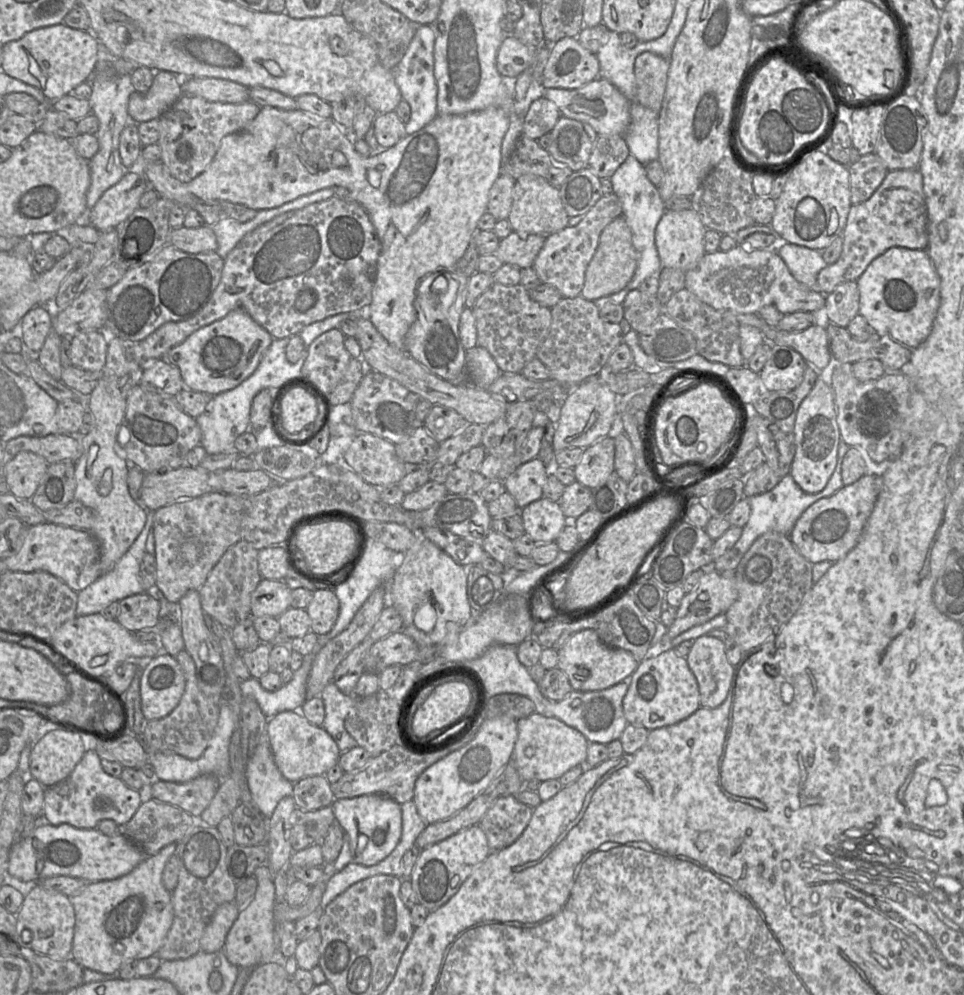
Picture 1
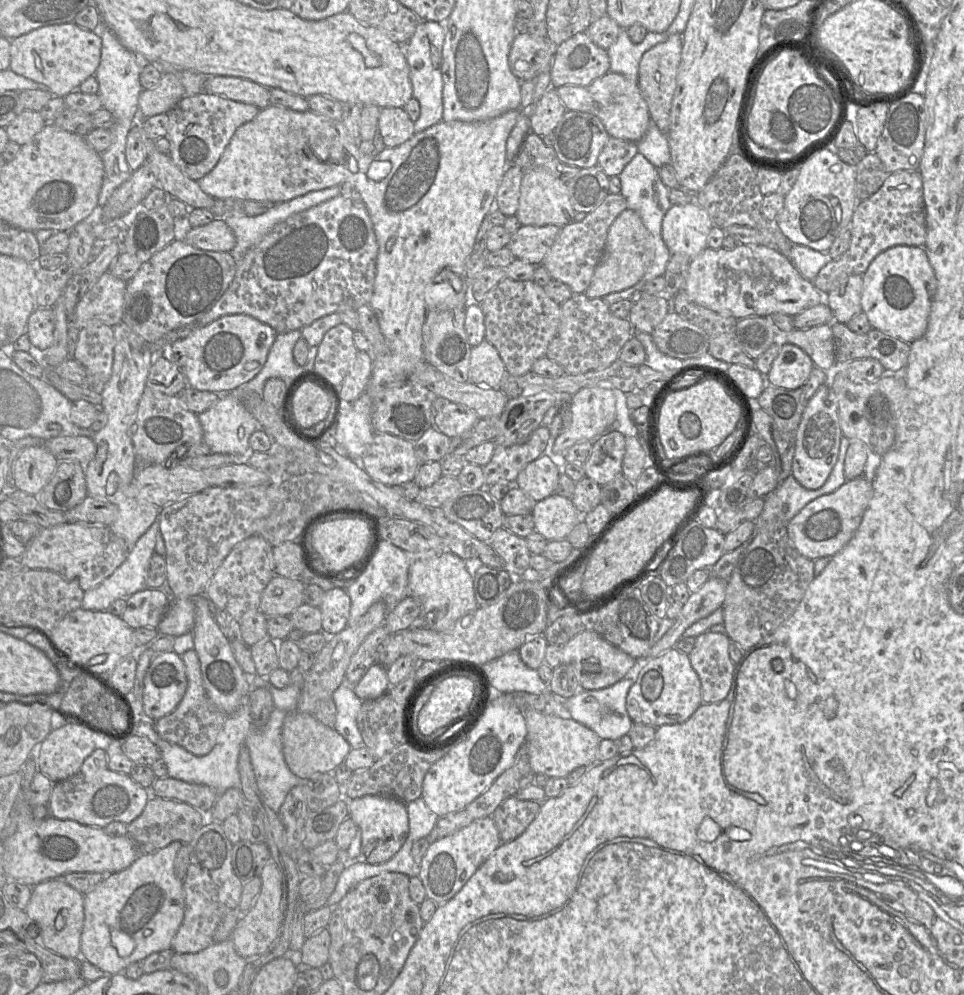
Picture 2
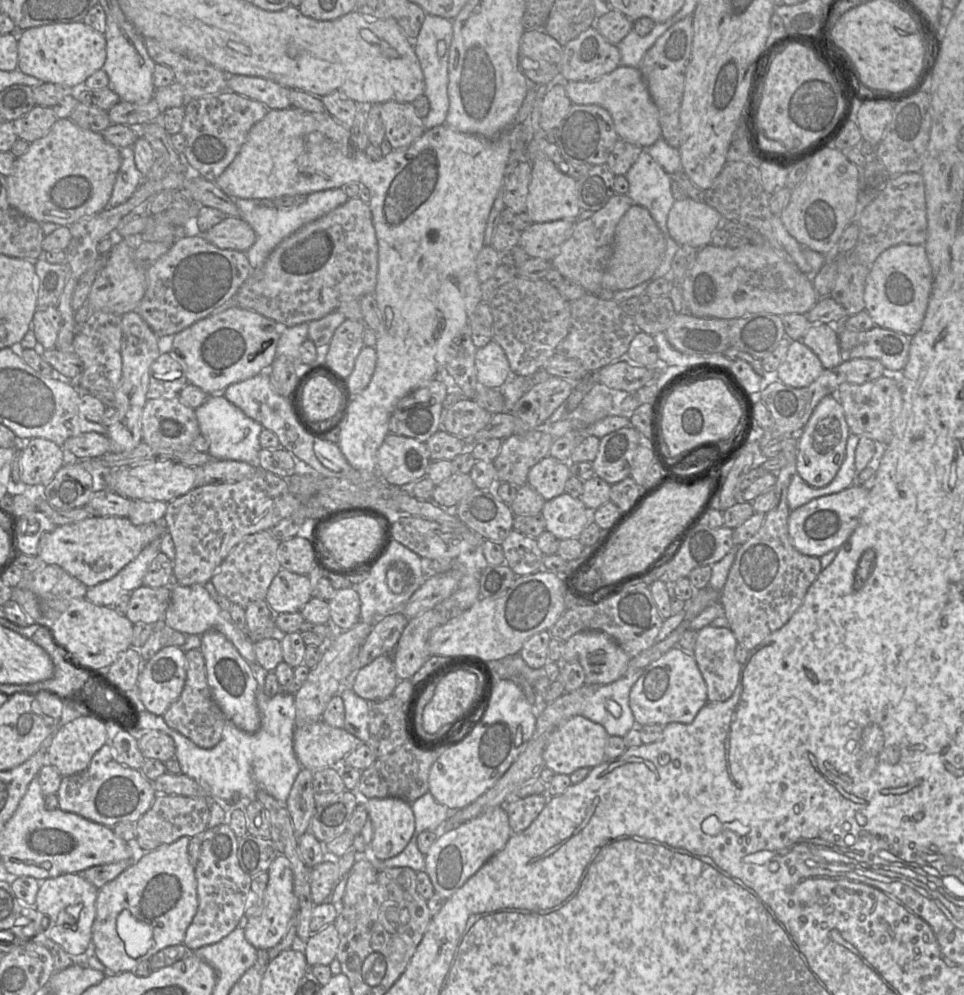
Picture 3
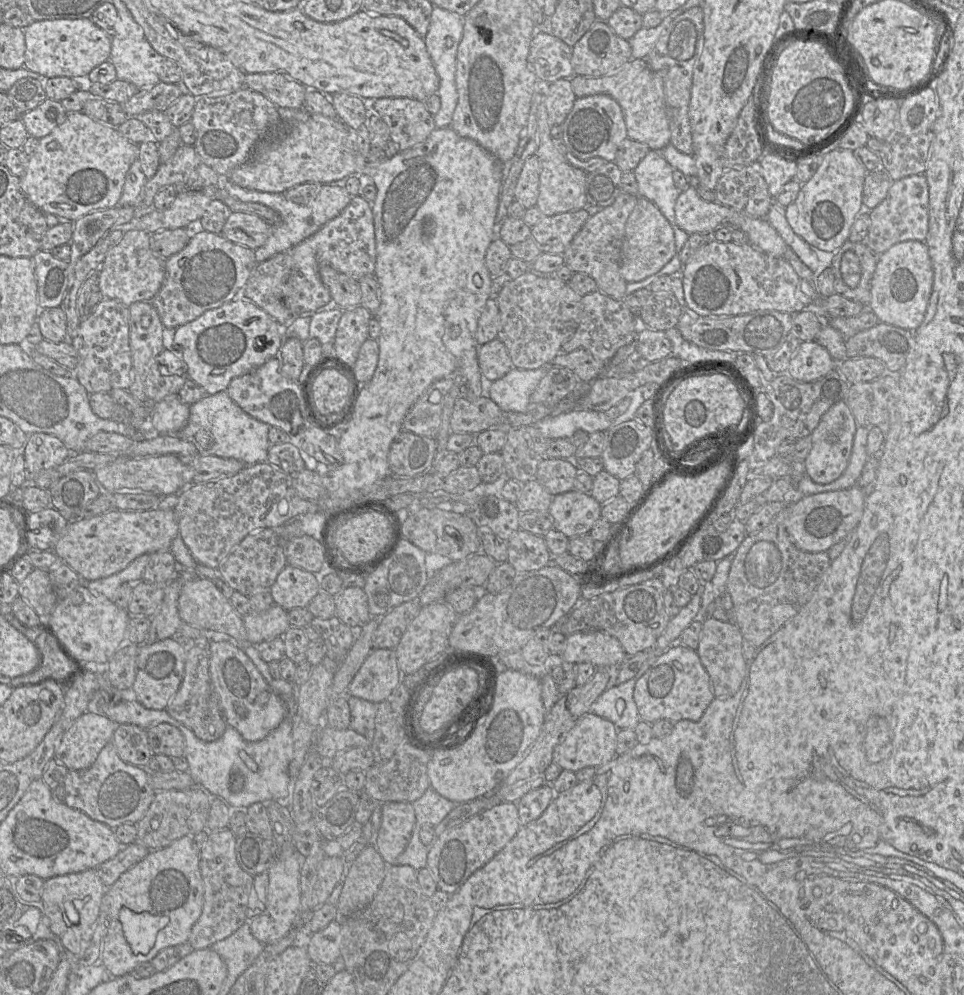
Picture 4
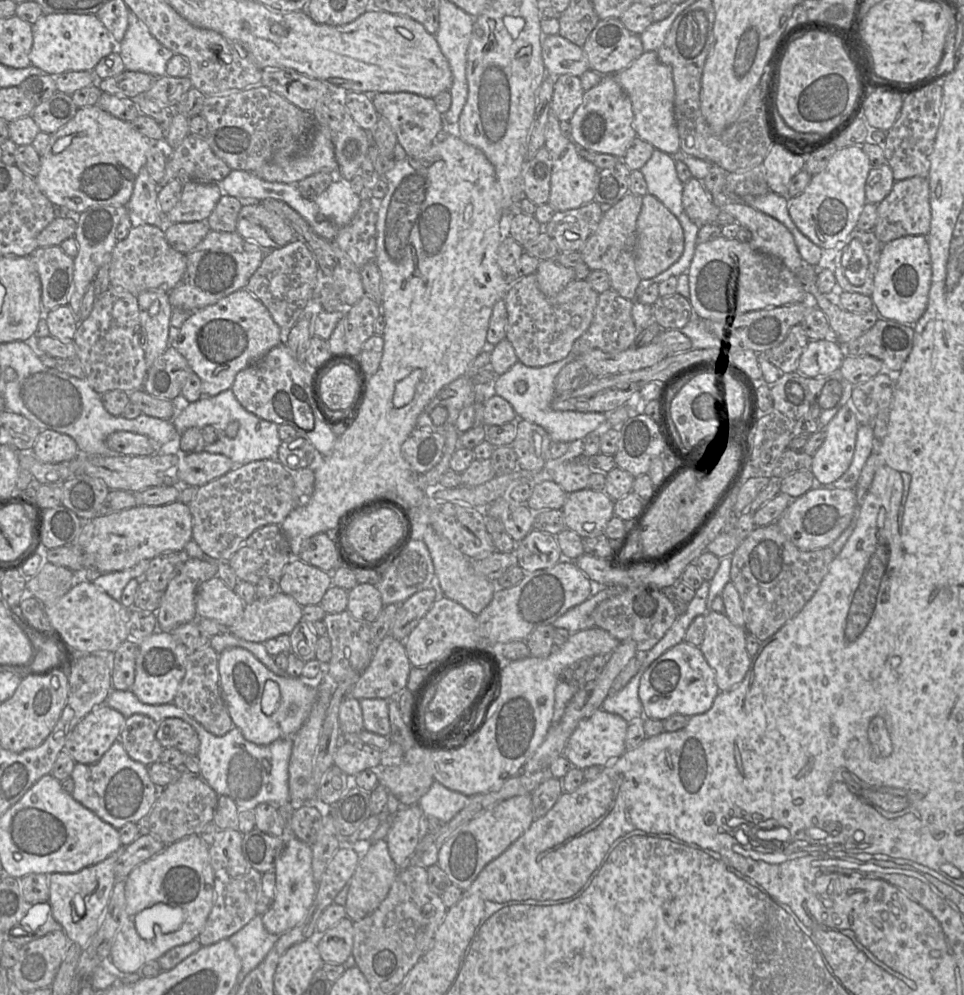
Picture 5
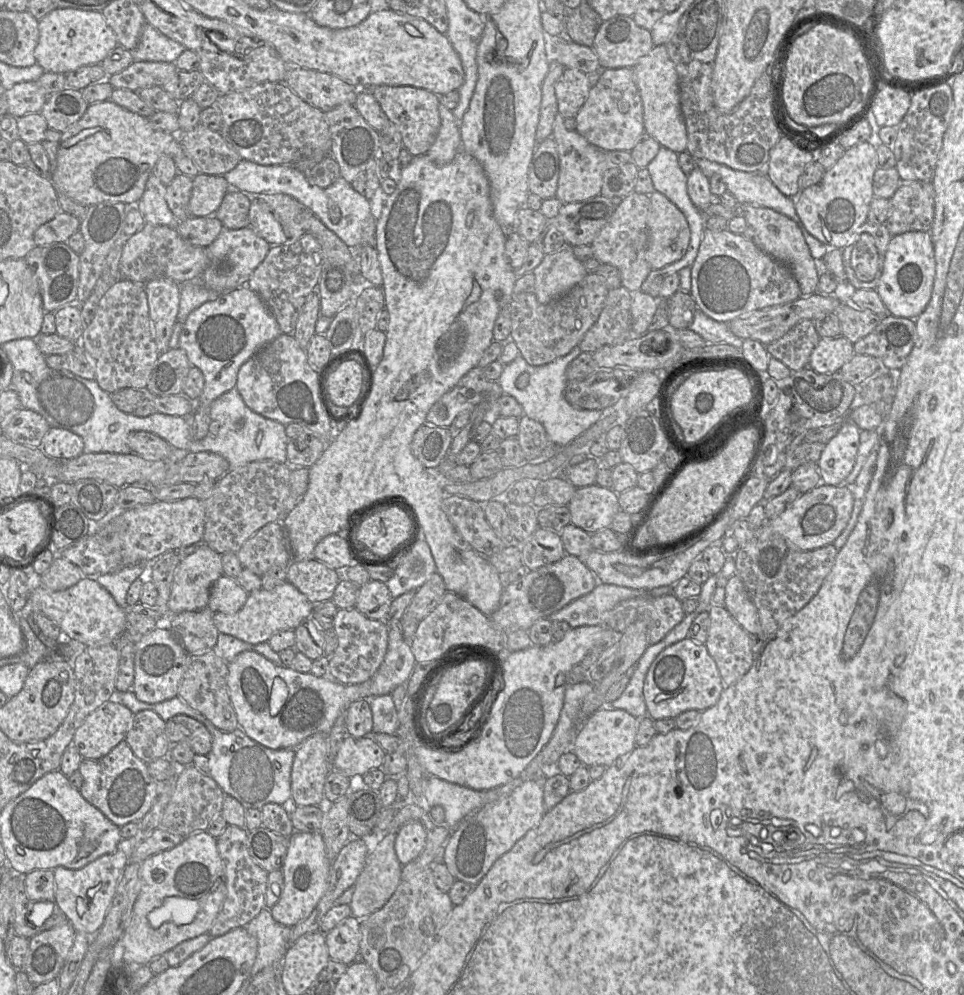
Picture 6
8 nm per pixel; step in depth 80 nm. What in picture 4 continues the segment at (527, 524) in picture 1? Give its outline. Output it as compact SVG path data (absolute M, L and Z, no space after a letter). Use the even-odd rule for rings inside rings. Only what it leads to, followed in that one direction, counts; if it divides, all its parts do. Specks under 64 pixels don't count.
M575 490L554 496L548 509L554 529L568 538L589 534L601 518L602 504L590 494Z

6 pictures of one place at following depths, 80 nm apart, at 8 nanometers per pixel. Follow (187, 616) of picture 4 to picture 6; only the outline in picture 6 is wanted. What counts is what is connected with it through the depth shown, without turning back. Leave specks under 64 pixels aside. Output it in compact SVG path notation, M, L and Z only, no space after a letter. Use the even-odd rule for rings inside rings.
M222 575L210 589L207 608L213 613L234 614L244 606L248 595L236 579Z

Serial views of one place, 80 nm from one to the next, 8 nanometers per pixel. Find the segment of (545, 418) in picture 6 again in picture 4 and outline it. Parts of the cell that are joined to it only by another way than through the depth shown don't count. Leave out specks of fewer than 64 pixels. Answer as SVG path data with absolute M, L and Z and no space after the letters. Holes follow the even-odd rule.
M548 367L534 370L513 368L494 382L482 377L482 396L490 397L503 412L527 412L529 397L548 370ZM574 410L541 420L532 425L551 441L559 438L570 439L575 432L606 432L613 426L605 412L594 410Z

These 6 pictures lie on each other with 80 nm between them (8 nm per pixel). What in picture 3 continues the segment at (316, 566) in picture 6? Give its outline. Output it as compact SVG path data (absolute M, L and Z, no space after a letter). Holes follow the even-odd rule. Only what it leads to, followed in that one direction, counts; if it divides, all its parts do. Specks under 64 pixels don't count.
M281 569L272 580L265 600L274 614L299 612L312 598L314 576Z

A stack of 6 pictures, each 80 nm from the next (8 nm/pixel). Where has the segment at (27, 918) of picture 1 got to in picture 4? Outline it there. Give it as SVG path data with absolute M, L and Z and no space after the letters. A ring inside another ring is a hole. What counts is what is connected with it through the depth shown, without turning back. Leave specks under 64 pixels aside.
M97 869L55 876L45 880L41 902L43 912L50 919L50 929L58 938L58 943L64 952L70 956L82 955L93 936L96 923L100 916L102 898L108 887L102 882ZM74 900L83 900L81 909L73 910Z

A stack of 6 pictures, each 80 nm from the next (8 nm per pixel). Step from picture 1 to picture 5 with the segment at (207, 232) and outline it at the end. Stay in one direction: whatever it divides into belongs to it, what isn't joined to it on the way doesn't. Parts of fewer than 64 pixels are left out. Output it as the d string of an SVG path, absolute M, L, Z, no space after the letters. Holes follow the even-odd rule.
M259 203L242 206L235 232L265 251L280 248L296 238L293 229L280 216Z

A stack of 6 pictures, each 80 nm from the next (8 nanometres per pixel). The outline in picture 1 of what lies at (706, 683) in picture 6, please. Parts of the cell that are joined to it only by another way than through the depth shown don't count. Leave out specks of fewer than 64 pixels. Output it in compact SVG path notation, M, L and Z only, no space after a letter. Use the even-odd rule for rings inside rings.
M674 648L639 660L623 699L623 711L628 723L644 727L648 731L676 724L688 718L699 707L701 706L697 680L686 658L679 656Z

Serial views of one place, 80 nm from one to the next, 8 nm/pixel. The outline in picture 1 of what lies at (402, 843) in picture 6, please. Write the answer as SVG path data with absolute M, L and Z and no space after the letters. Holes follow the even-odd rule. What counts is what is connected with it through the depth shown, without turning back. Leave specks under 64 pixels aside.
M382 794L362 795L335 800L331 807L336 821L349 836L352 861L364 866L376 865L398 845L402 835L401 804Z

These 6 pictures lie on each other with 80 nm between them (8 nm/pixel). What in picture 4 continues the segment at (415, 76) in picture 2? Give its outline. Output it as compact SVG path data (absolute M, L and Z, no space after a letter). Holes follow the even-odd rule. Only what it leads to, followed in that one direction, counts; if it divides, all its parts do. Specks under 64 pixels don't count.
M434 6L427 34L423 37L435 71L439 77L437 94L440 98L440 110L434 115L436 128L449 127L458 102L455 83L456 56L463 35L463 16Z

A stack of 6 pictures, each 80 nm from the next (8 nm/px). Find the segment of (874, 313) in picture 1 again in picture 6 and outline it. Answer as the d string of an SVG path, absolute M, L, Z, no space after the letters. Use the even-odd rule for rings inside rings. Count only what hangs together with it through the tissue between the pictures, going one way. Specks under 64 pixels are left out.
M909 231L892 236L884 258L883 273L876 288L888 314L916 320L931 299L935 273L934 245L930 232Z

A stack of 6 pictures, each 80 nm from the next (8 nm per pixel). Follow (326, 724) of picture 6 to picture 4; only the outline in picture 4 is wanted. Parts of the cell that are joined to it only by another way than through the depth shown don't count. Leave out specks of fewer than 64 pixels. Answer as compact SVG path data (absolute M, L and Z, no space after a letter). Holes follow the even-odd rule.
M210 640L207 650L209 653L209 674L212 689L217 696L227 725L236 729L248 742L262 740L284 720L288 712L286 704L274 693L253 662L237 644ZM373 649L354 676L348 695L379 704L392 695L402 676L395 650Z

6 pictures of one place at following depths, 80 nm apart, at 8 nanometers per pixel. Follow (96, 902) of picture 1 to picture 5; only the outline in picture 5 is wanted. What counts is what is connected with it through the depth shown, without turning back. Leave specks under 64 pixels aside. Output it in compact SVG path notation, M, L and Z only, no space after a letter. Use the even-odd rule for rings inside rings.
M198 834L186 836L129 873L125 880L126 908L109 955L121 974L137 972L145 963L199 936L214 901L209 846Z

